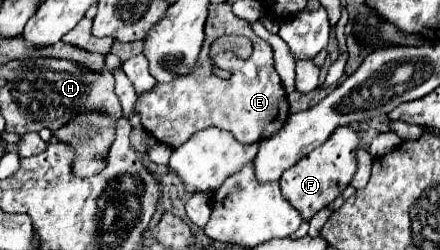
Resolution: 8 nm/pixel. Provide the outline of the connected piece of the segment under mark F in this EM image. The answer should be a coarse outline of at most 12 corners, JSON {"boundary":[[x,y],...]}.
{"boundary":[[351,126],[287,168],[285,200],[309,222],[355,174]]}

